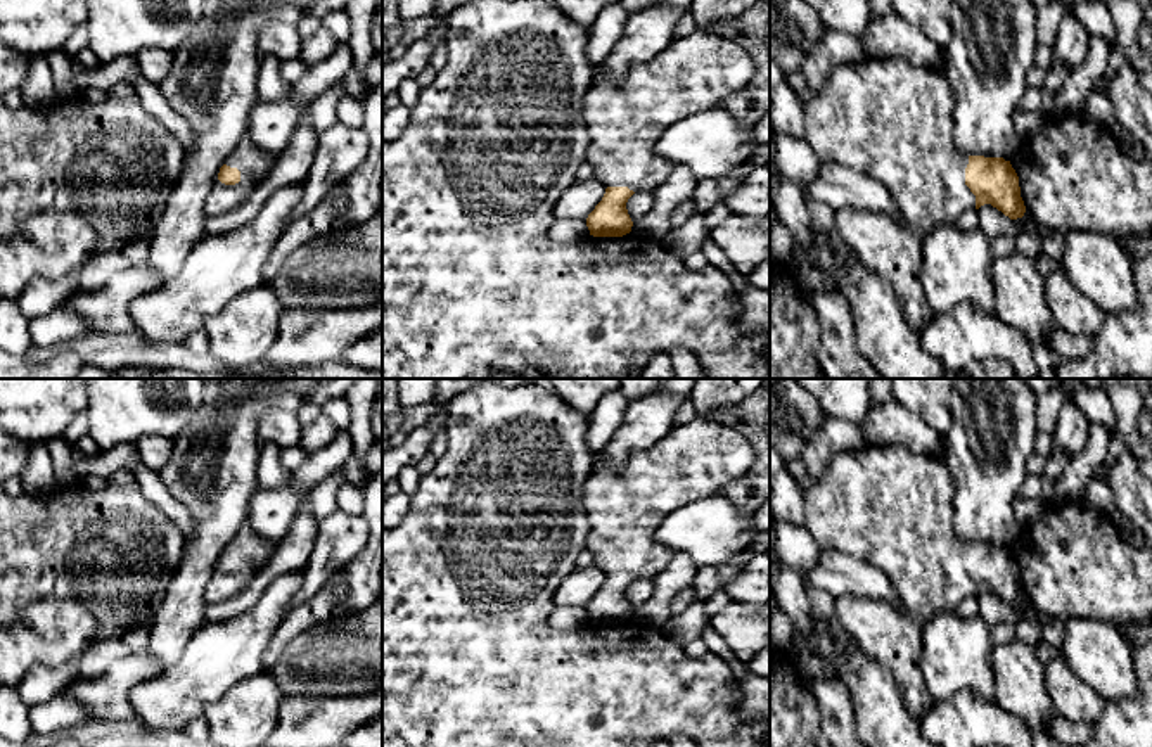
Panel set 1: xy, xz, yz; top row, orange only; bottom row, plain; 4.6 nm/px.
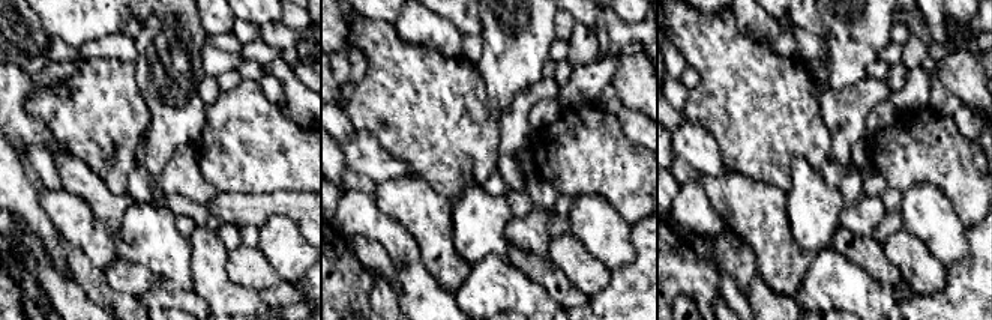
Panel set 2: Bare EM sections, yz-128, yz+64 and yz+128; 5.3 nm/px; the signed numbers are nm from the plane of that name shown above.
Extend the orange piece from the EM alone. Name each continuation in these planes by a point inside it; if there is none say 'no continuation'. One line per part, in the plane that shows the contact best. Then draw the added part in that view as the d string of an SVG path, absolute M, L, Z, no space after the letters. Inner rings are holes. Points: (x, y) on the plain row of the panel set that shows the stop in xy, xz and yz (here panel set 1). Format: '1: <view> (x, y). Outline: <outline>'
1: xy (253, 550). Outline: M249 522L237 533L223 552L240 559L240 569L225 572L214 567L211 579L206 584L206 603L220 603L240 593L256 576L256 572L270 560L277 543L268 543L258 536Z

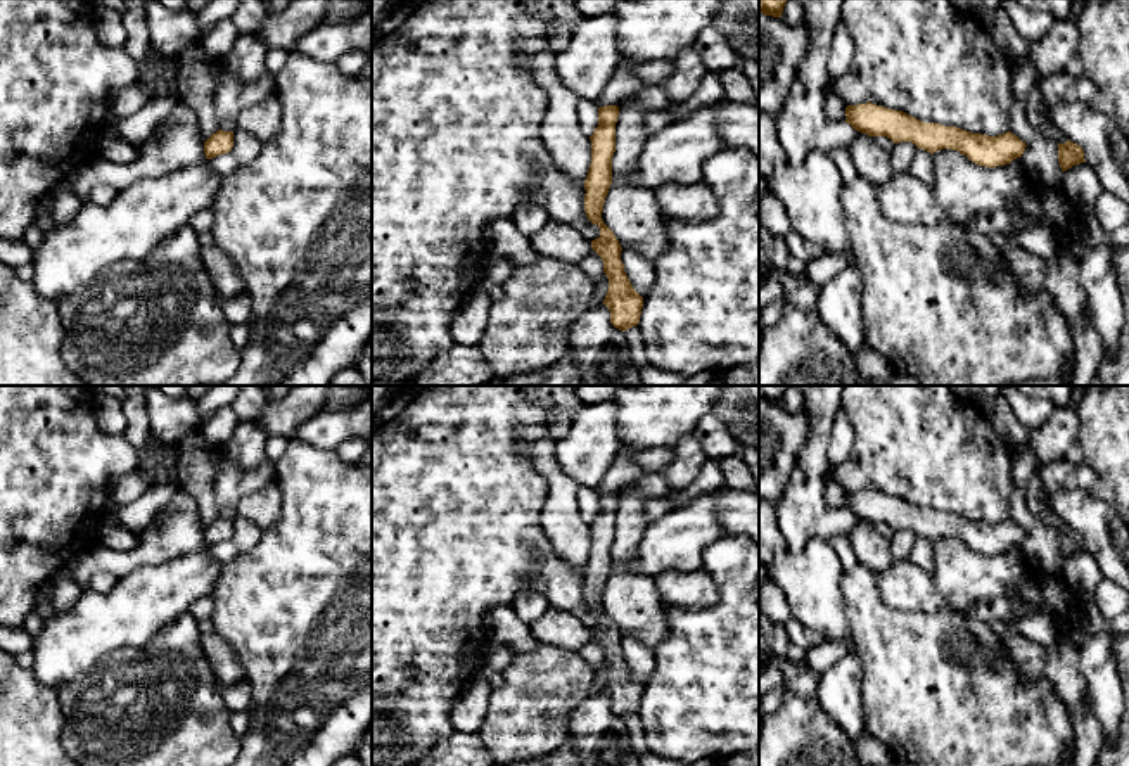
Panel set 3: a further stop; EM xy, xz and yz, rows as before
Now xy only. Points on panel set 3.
no continuation

